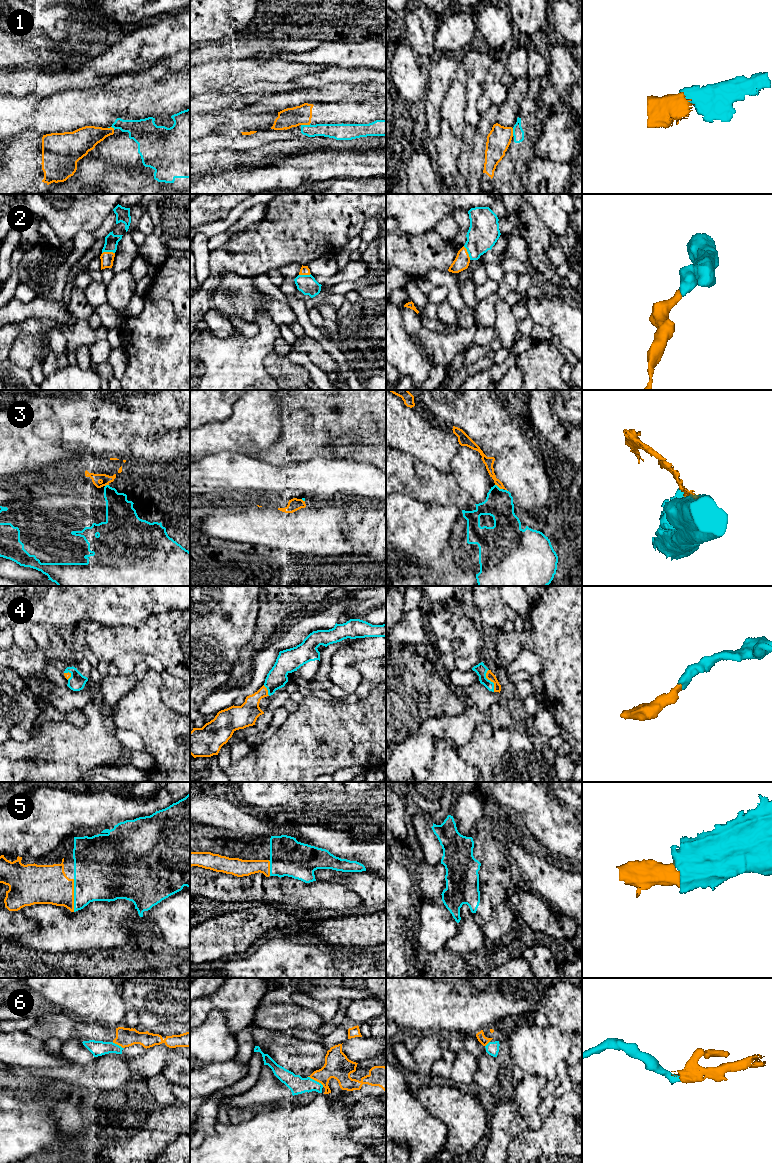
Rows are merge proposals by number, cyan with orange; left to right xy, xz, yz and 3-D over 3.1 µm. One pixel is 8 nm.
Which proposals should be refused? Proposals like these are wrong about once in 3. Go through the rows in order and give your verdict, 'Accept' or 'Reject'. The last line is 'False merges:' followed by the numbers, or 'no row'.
1: Reject
2: Accept
3: Reject
4: Accept
5: Accept
6: Reject
False merges: 1, 3, 6

